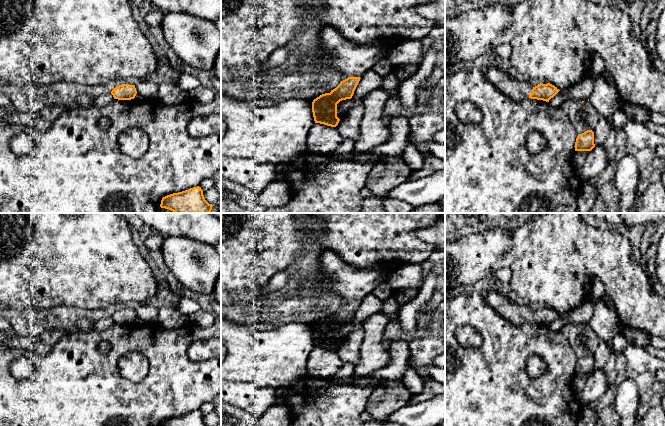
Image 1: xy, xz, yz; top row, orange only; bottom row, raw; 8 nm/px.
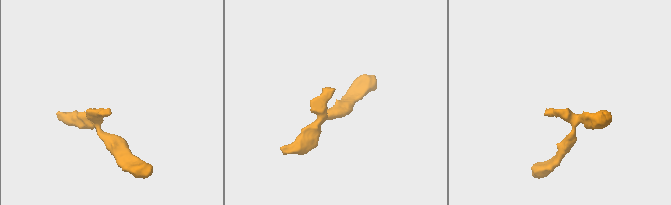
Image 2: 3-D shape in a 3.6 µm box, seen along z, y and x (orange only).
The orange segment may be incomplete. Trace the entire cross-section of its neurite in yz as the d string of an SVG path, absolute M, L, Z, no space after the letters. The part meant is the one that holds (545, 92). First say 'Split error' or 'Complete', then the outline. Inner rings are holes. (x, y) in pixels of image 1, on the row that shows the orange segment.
Split error. M489 65L485 76L502 94L516 102L522 102L527 98L549 102L560 91L550 83L540 83L533 87L529 80L514 79L498 66Z

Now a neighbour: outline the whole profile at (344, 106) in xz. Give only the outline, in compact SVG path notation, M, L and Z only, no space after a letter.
M352 99L342 100L337 104L337 117L341 119L344 117L348 111L352 108Z

